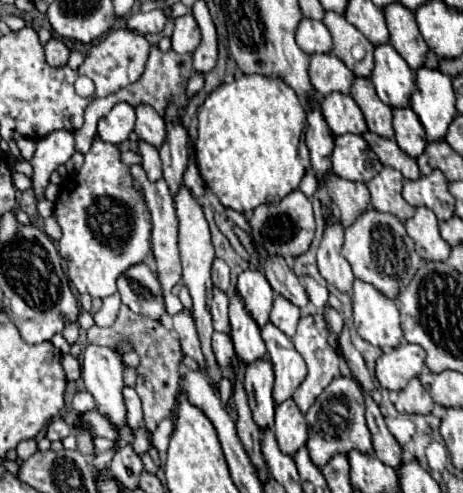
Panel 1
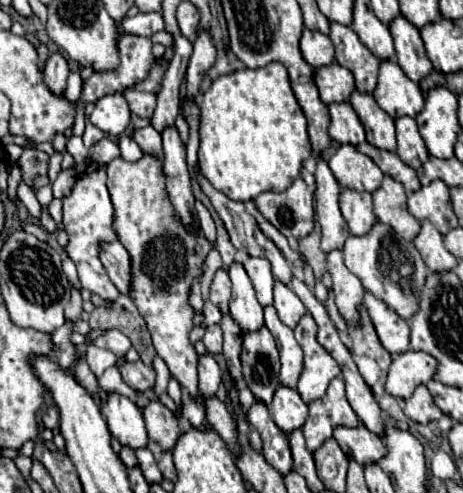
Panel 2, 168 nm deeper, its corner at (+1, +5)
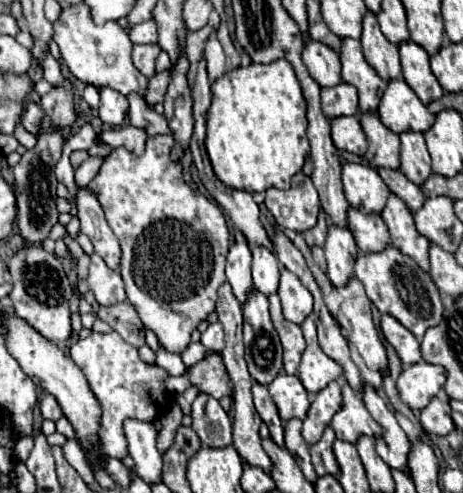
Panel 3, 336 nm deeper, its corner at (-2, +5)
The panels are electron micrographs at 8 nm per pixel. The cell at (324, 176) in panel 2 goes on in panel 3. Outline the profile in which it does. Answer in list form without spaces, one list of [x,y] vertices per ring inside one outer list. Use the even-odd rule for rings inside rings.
[[[329,225],[325,239],[324,253],[327,261],[327,276],[335,287],[347,283],[354,274],[355,257],[359,249],[353,239],[353,233],[347,227]]]

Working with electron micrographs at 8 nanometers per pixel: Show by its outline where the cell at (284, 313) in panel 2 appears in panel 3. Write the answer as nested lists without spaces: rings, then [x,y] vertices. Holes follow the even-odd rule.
[[[281,267],[281,283],[279,283],[279,299],[283,305],[283,315],[287,321],[301,325],[305,317],[313,311],[311,293],[299,283],[297,275]]]

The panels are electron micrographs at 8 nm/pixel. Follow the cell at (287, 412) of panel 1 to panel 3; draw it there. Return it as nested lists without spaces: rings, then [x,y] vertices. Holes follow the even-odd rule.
[[[281,373],[271,385],[269,393],[279,409],[279,417],[283,421],[287,419],[305,419],[309,411],[309,397],[305,387],[301,385],[299,377]]]

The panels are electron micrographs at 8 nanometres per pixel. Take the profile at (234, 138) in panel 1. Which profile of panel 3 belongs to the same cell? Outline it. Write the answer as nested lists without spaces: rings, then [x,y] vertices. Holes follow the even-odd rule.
[[[277,59],[269,65],[251,63],[249,67],[239,67],[225,73],[211,85],[211,107],[207,111],[207,137],[205,147],[211,159],[217,179],[231,189],[241,189],[247,193],[263,193],[269,187],[289,189],[291,177],[303,167],[310,152],[307,141],[307,117],[305,99],[293,67],[285,59]]]

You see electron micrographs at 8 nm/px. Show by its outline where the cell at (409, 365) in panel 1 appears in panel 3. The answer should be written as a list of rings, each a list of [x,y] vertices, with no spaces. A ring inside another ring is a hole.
[[[427,361],[413,365],[403,365],[403,371],[397,379],[399,397],[413,409],[423,409],[431,397],[439,393],[445,383],[445,369]]]

